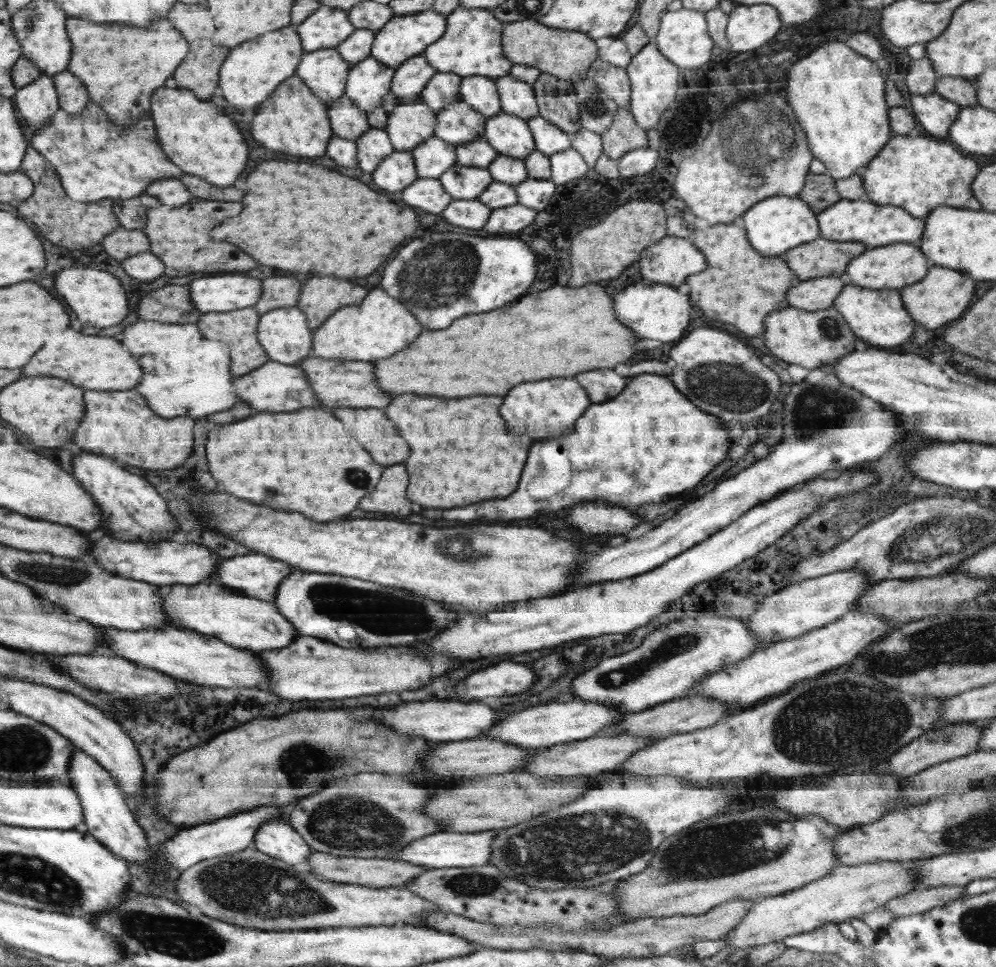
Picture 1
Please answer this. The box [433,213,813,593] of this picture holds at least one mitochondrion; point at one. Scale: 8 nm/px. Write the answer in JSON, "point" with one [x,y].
{"point":[728,387]}

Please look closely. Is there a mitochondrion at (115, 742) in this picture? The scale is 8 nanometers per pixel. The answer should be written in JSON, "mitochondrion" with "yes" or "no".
{"mitochondrion":"no"}

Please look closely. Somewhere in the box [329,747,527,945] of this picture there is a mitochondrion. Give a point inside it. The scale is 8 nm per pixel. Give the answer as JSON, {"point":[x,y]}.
{"point":[467,885]}

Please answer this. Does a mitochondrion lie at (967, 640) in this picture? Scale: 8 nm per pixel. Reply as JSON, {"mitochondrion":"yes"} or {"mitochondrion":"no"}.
{"mitochondrion":"yes"}

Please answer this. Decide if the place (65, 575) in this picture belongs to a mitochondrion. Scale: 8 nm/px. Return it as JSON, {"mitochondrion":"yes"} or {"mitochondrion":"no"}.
{"mitochondrion":"yes"}

